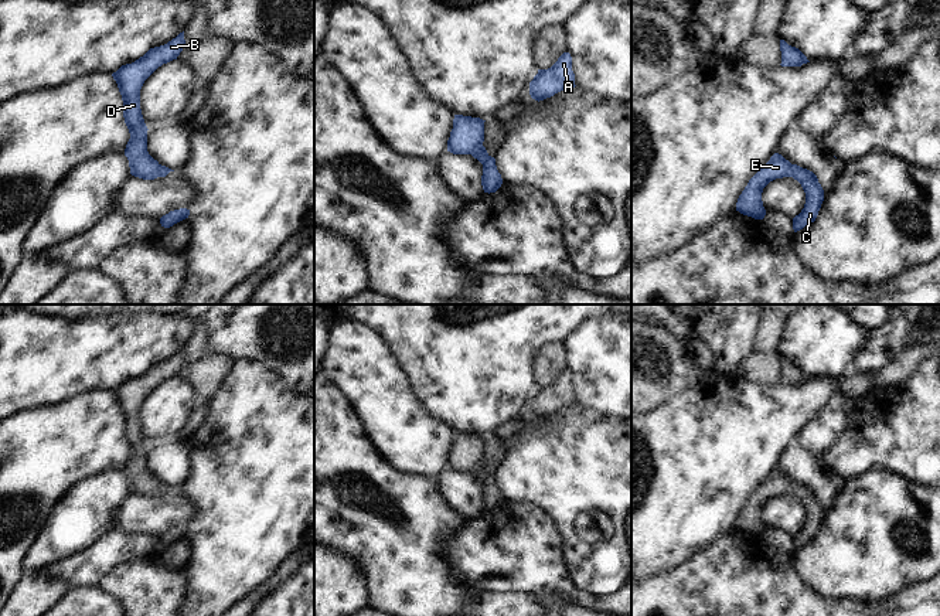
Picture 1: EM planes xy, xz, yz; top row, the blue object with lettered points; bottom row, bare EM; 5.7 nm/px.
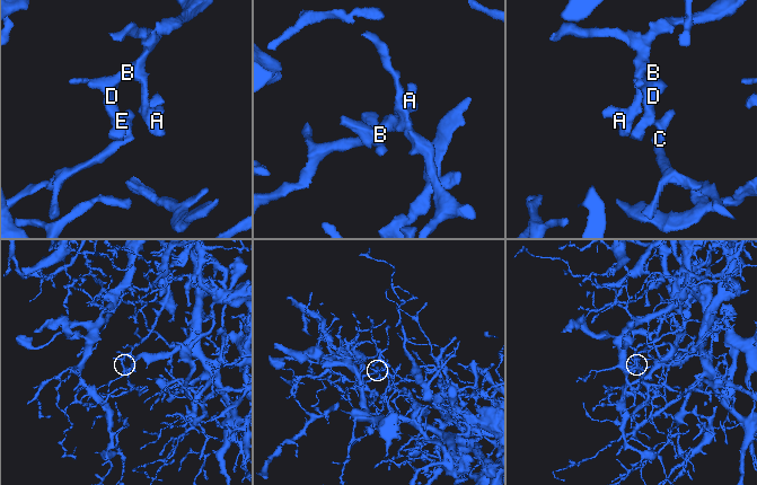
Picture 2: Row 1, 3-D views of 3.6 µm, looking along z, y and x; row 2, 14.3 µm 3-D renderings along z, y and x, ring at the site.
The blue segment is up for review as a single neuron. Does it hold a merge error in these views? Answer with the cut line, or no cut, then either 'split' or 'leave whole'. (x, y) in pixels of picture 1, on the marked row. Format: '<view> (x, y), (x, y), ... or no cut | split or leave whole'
no cut | leave whole

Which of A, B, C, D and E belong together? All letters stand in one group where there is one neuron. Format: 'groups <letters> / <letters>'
groups A B C D E

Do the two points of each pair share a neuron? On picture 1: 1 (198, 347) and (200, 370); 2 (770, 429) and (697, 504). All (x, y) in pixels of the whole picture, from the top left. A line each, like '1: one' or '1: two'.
1: two
2: one

